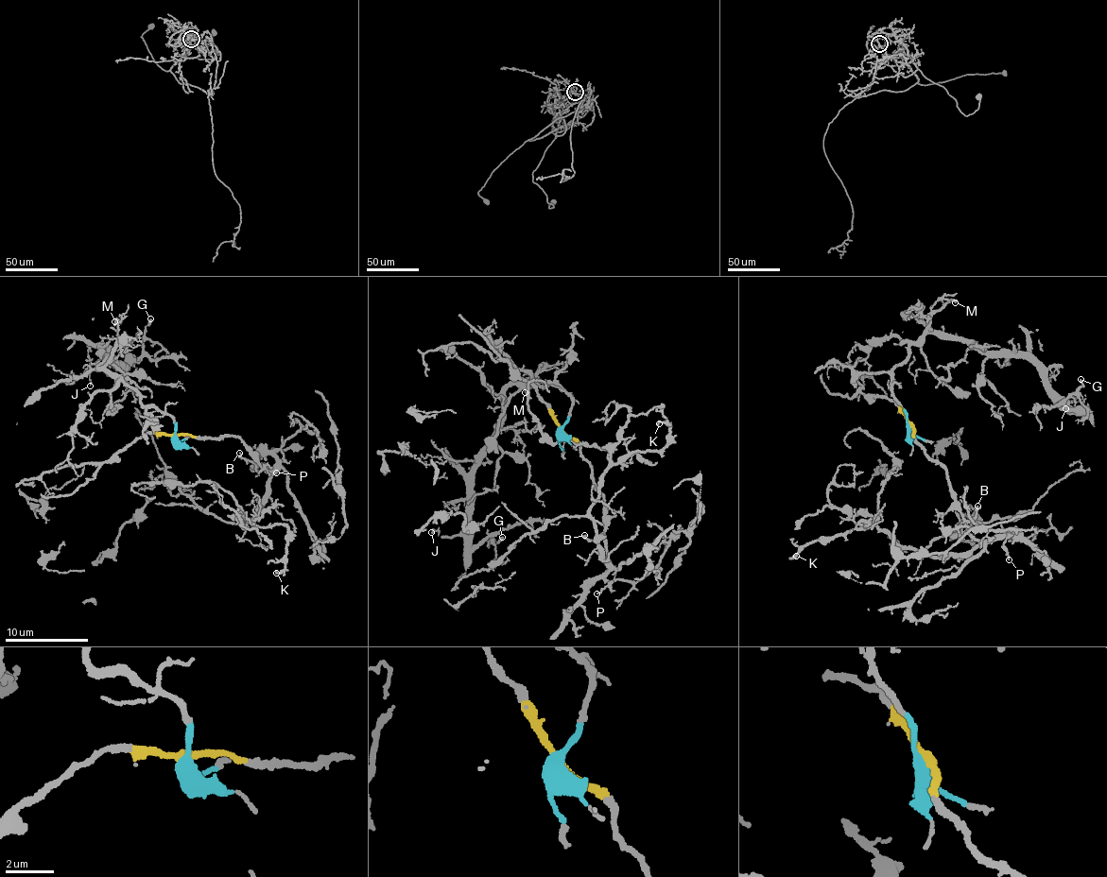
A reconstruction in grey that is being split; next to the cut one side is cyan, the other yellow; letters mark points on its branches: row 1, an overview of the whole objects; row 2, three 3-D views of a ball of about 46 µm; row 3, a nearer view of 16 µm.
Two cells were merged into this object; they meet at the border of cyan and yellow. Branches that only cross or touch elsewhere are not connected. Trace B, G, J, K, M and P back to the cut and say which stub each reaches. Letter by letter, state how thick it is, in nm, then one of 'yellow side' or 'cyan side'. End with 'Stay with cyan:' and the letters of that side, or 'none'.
B: calibre 200 nm; yellow side
G: calibre 190 nm; cyan side
J: calibre 90 nm; cyan side
K: calibre 190 nm; yellow side
M: calibre 120 nm; cyan side
P: calibre 120 nm; yellow side
Stay with cyan: G, J, M

